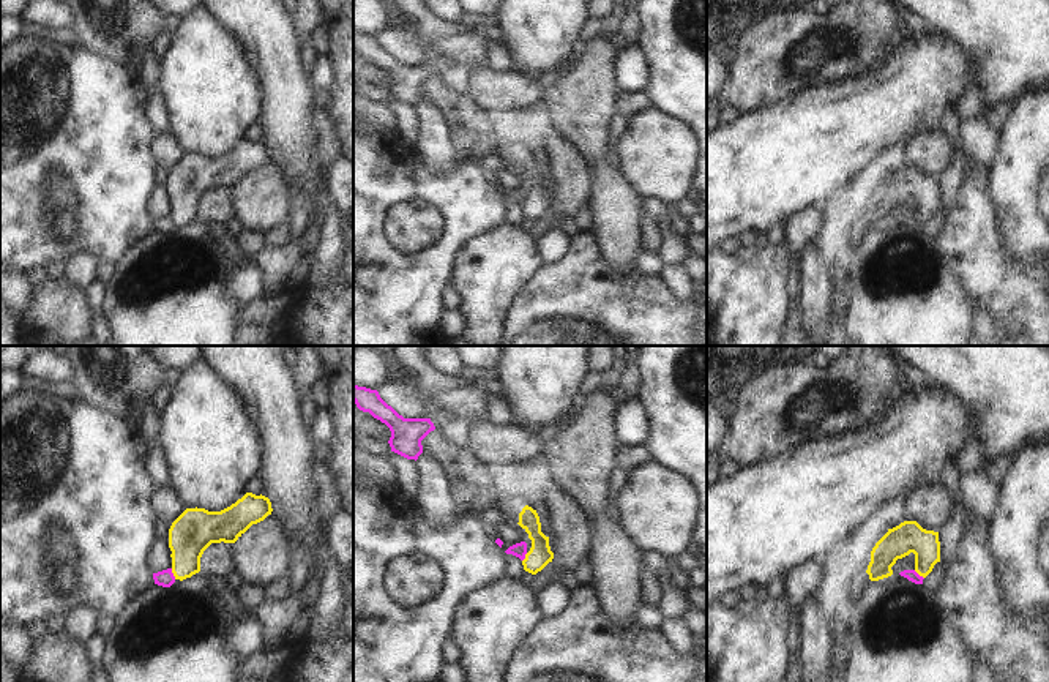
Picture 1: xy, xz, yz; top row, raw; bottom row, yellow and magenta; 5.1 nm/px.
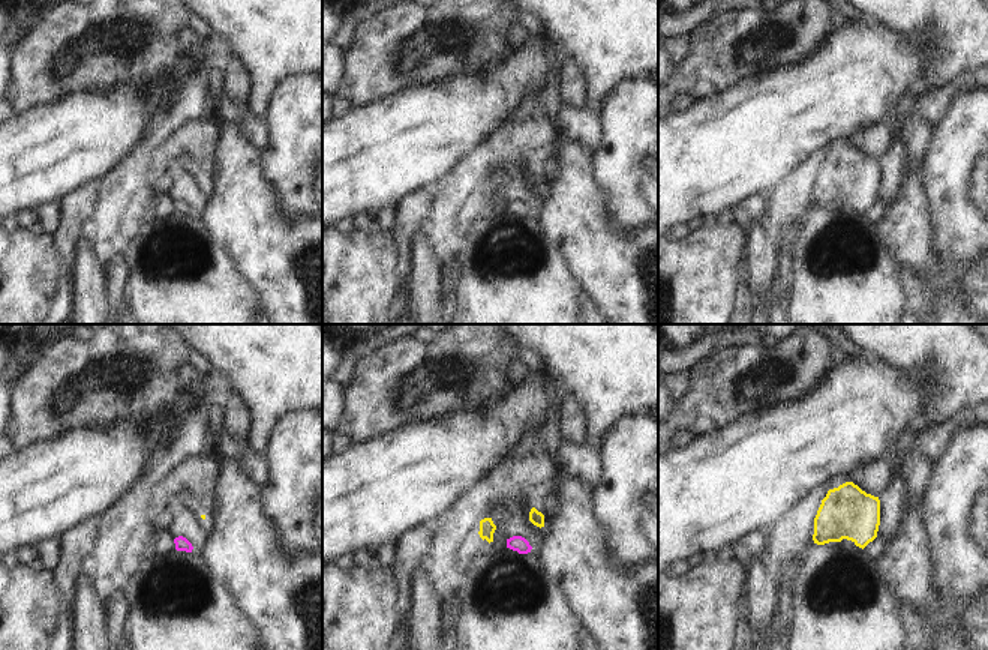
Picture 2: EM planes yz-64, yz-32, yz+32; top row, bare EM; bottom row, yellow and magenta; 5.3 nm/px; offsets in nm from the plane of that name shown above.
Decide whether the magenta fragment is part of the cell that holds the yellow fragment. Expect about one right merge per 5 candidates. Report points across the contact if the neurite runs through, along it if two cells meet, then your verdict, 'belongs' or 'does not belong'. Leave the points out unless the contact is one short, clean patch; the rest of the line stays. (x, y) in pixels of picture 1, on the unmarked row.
along xy (171, 215), (175, 224) | does not belong

